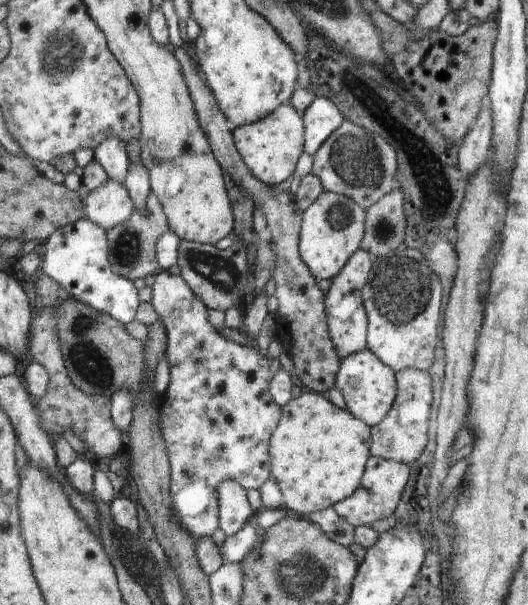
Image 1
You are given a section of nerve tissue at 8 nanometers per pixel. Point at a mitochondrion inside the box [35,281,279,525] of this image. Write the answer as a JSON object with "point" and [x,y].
{"point":[92,354]}

